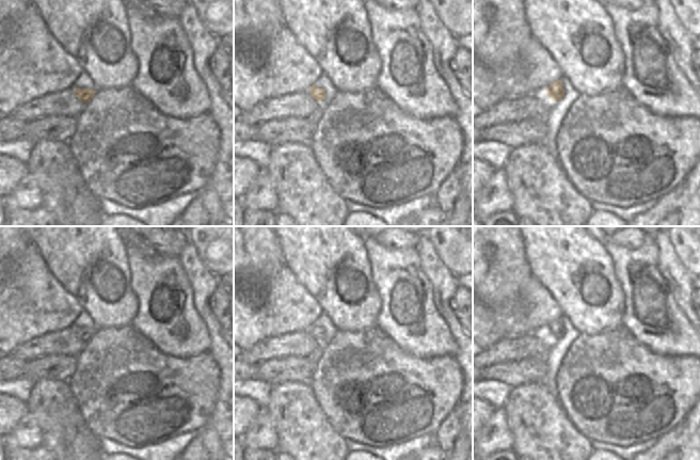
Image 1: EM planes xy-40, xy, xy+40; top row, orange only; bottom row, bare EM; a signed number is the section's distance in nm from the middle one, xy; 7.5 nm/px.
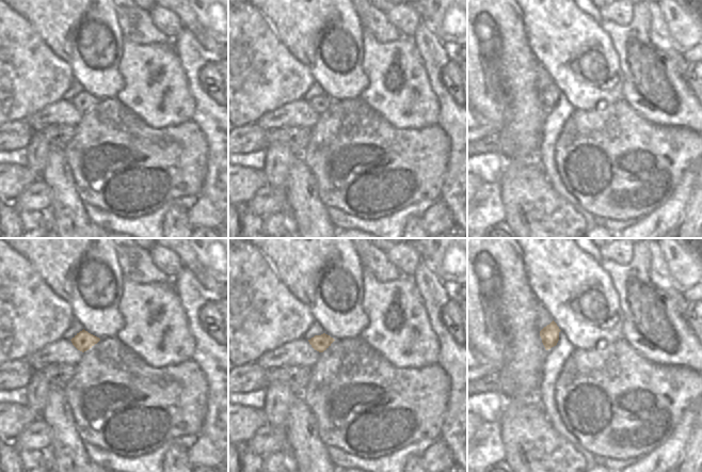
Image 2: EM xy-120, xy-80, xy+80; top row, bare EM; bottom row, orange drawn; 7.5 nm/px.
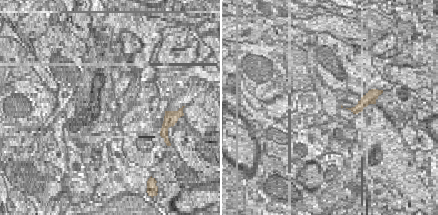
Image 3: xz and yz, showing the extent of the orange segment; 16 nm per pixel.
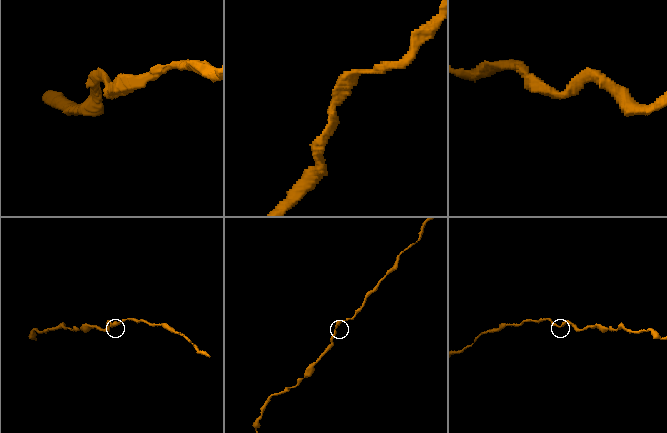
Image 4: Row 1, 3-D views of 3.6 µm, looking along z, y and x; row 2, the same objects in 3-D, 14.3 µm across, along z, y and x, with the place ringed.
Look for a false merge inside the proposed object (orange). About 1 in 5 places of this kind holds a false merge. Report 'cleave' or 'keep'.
keep

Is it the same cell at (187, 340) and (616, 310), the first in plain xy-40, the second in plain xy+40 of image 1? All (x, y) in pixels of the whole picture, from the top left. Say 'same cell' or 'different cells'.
different cells

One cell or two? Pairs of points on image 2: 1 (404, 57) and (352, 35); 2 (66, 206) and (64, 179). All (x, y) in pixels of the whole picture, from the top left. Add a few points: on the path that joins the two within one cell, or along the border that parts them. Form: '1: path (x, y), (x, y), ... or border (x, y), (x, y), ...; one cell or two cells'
1: border (363, 30), (362, 65); two cells
2: path (65, 200), (64, 186); one cell

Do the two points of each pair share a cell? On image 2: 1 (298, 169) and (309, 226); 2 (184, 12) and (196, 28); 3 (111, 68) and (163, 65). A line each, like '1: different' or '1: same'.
1: same
2: same
3: different

